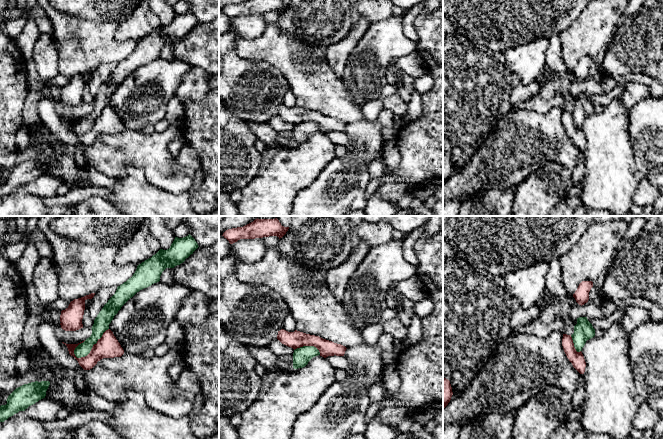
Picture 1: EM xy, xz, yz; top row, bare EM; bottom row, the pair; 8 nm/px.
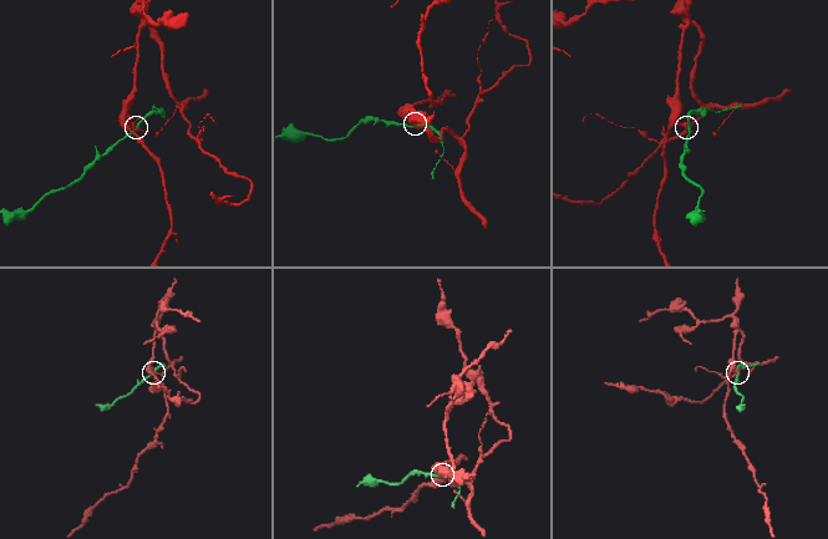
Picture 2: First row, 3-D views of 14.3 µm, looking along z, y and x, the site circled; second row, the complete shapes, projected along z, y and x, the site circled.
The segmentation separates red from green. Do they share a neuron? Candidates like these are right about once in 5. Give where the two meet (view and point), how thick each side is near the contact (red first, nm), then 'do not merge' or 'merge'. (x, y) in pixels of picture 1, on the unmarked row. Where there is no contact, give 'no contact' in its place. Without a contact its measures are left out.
xy (92, 124) | 180/130 nm | do not merge

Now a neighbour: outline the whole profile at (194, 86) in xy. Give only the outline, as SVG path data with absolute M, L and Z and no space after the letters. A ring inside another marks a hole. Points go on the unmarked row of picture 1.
M193 66L176 91L176 97L181 104L202 100L211 89L208 84L210 76L211 74L200 67Z

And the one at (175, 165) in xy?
M173 158L173 161L170 164L170 167L173 168L174 170L176 170L177 172L188 175L192 178L194 178L194 176L195 176L195 169L189 168L189 167L184 167L182 165L180 165L177 162L176 158Z

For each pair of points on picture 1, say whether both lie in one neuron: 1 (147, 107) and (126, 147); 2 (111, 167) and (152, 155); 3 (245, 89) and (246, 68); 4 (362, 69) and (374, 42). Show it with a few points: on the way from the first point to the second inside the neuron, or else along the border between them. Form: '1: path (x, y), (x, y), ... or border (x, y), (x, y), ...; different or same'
1: border (120, 118), (127, 126), (141, 130); different
2: path (121, 157), (123, 155), (142, 155); same
3: path (246, 84), (246, 73); same
4: path (368, 62), (374, 49); same

